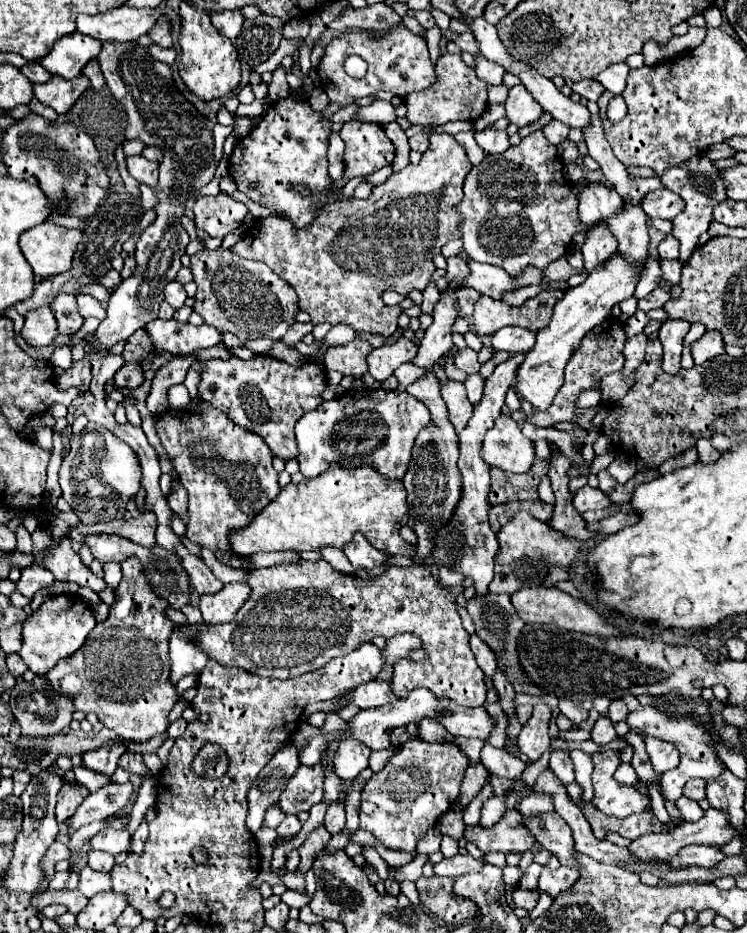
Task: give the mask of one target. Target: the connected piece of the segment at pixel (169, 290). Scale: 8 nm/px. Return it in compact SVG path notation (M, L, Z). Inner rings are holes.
M176 280L174 282L170 282L168 286L166 286L166 290L164 290L164 296L166 296L166 302L172 306L172 308L182 308L184 306L184 302L186 302L186 290L184 290L184 286L182 284L178 284Z

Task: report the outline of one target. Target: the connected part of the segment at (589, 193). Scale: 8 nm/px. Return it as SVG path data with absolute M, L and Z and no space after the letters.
M588 182L582 188L578 202L580 202L580 206L578 206L580 220L588 228L620 214L620 208L624 206L624 202L616 194L616 190L604 186L604 184L594 184L594 182Z

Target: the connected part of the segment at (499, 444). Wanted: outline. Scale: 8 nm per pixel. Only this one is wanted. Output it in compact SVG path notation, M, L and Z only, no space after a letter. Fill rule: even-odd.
M510 416L496 418L494 426L486 432L480 454L486 464L514 474L530 470L536 458L534 442L520 432L520 426Z

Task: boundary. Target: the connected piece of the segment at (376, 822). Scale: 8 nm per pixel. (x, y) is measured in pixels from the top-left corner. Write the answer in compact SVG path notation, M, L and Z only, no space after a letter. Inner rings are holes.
M420 738L404 742L400 750L388 760L384 770L372 776L362 788L360 830L368 830L390 850L416 854L418 838L456 802L468 764L468 756L452 742L430 744ZM402 770L418 772L420 776L396 776Z

